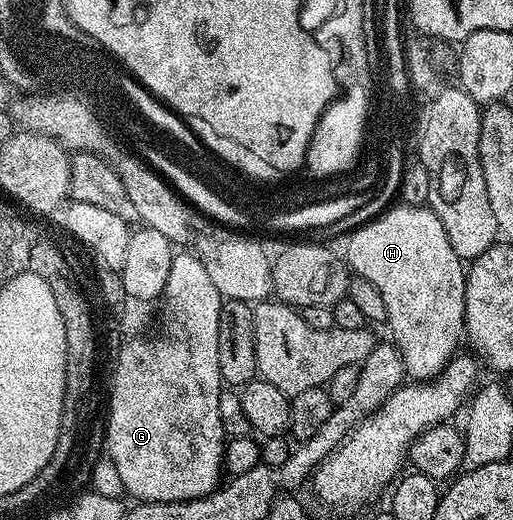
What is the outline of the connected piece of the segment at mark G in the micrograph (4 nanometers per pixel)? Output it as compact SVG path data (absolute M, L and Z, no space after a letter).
M176 254L173 265L169 269L169 281L165 281L165 289L163 290L161 296L161 304L163 303L163 318L159 323L161 327L161 338L160 339L151 339L150 341L137 341L131 340L128 346L128 351L125 352L124 356L120 358L118 367L119 375L117 381L119 387L114 387L113 389L113 414L111 415L111 445L108 447L108 453L106 458L109 458L113 461L113 465L117 465L117 473L121 477L121 485L123 486L124 492L128 496L132 495L132 500L141 502L141 503L152 503L153 501L185 501L188 503L191 499L200 499L206 495L212 495L215 490L220 486L221 480L225 475L225 464L223 462L223 452L225 450L225 436L223 433L223 426L221 425L221 413L217 413L217 401L219 400L220 391L224 390L225 384L223 378L219 376L219 362L217 361L217 329L219 328L219 322L221 321L221 309L223 308L225 299L219 294L219 291L215 285L213 285L212 278L209 277L209 273L205 271L205 265L202 264L202 261L199 259L196 254Z

